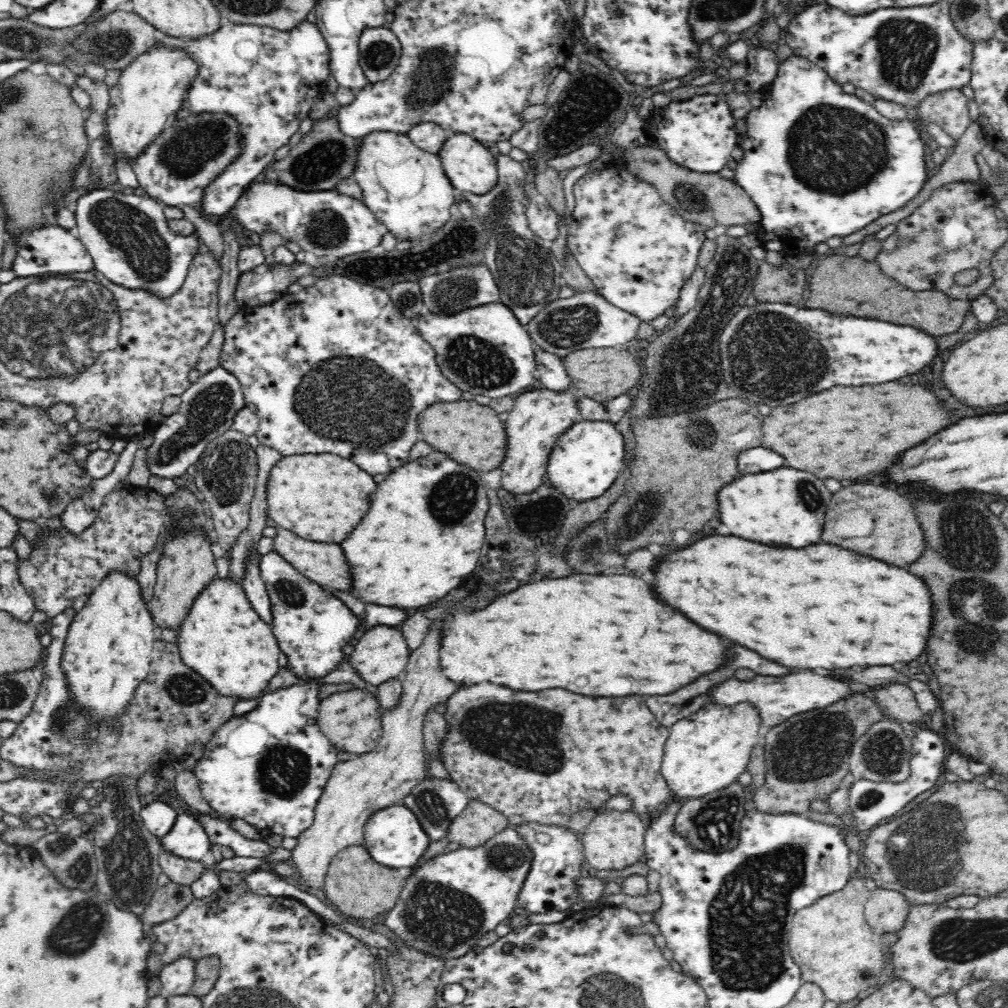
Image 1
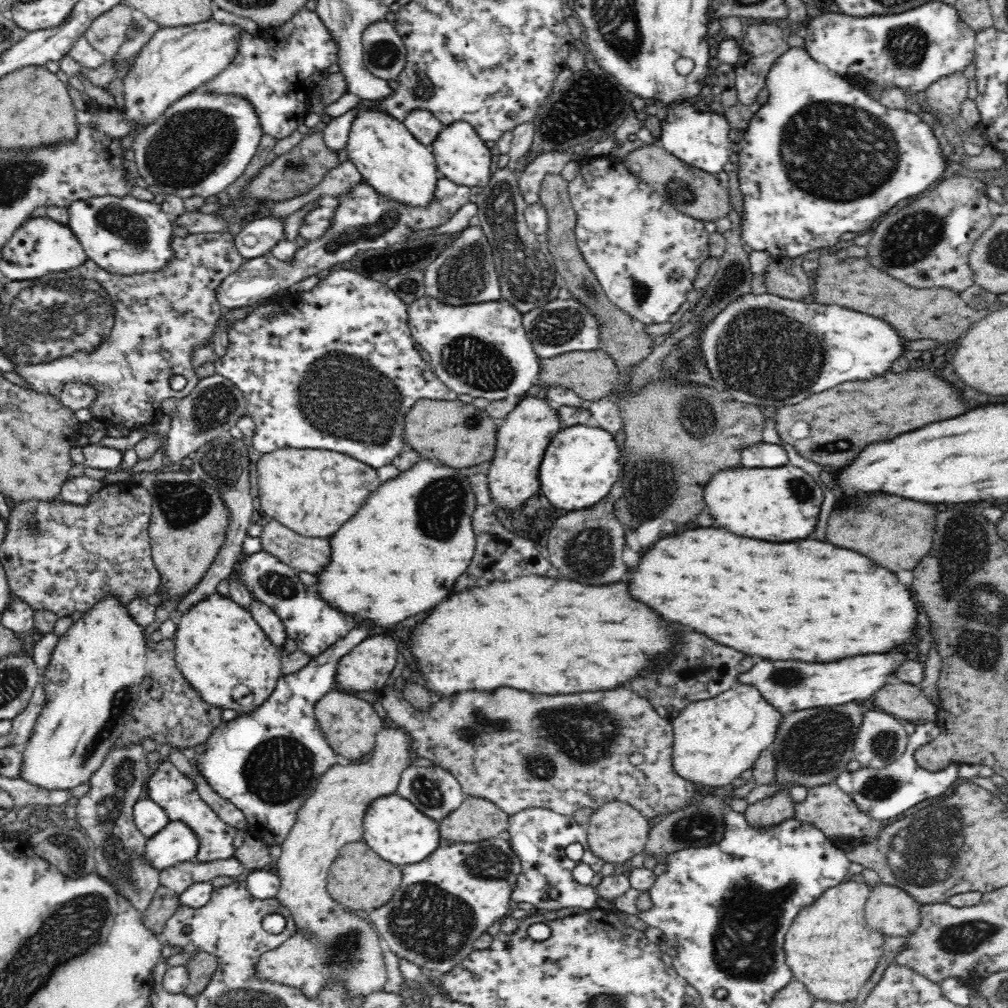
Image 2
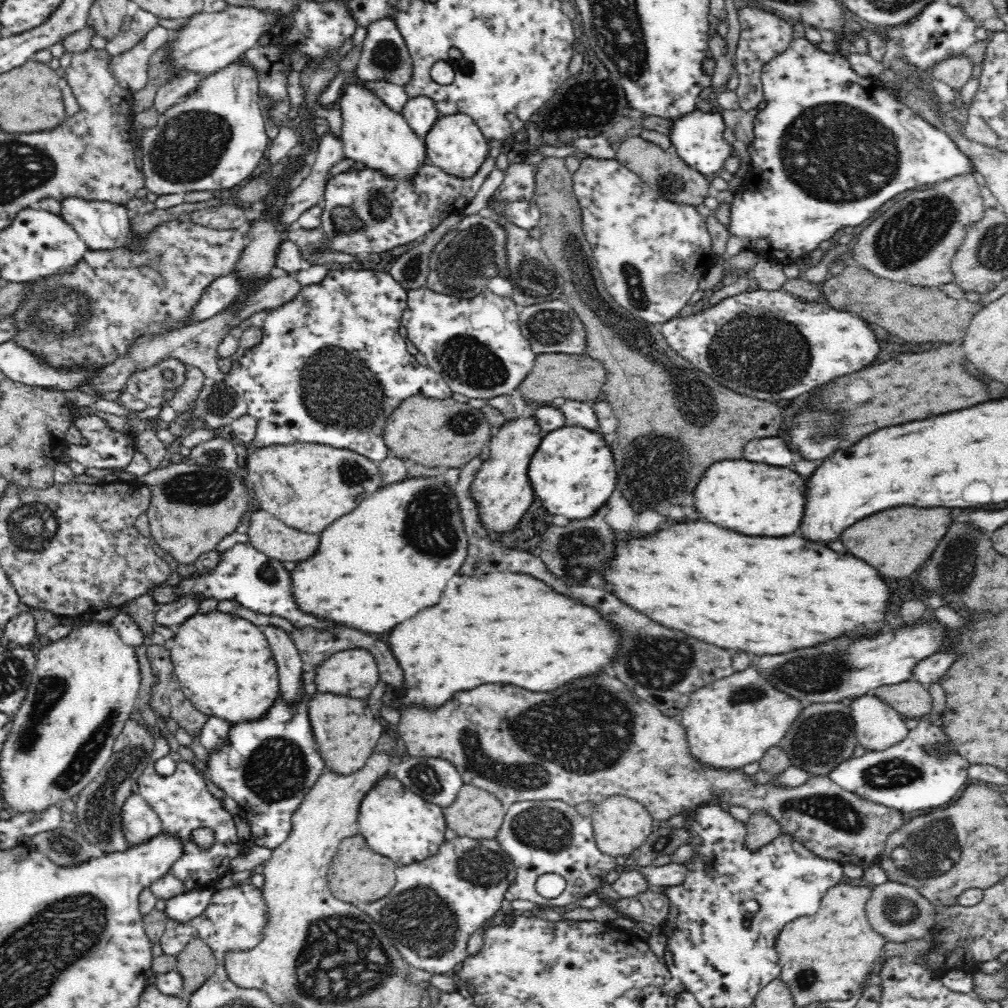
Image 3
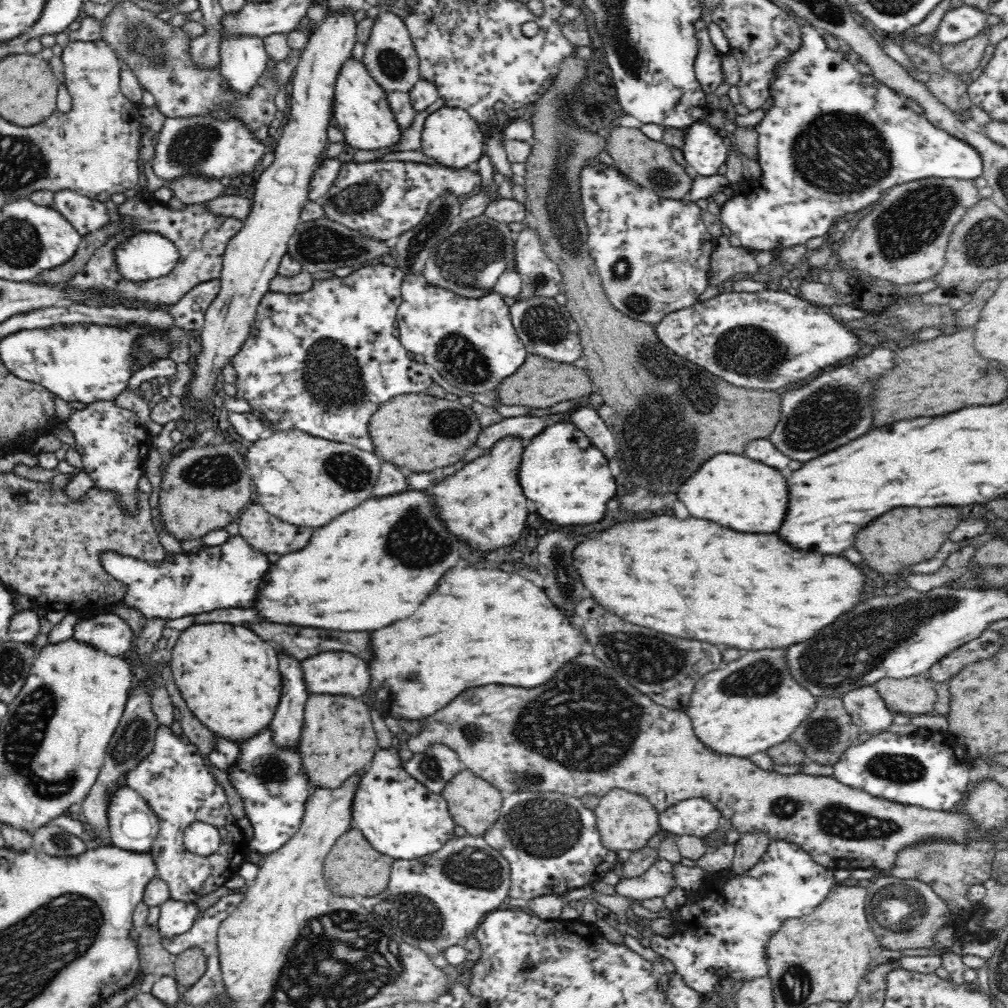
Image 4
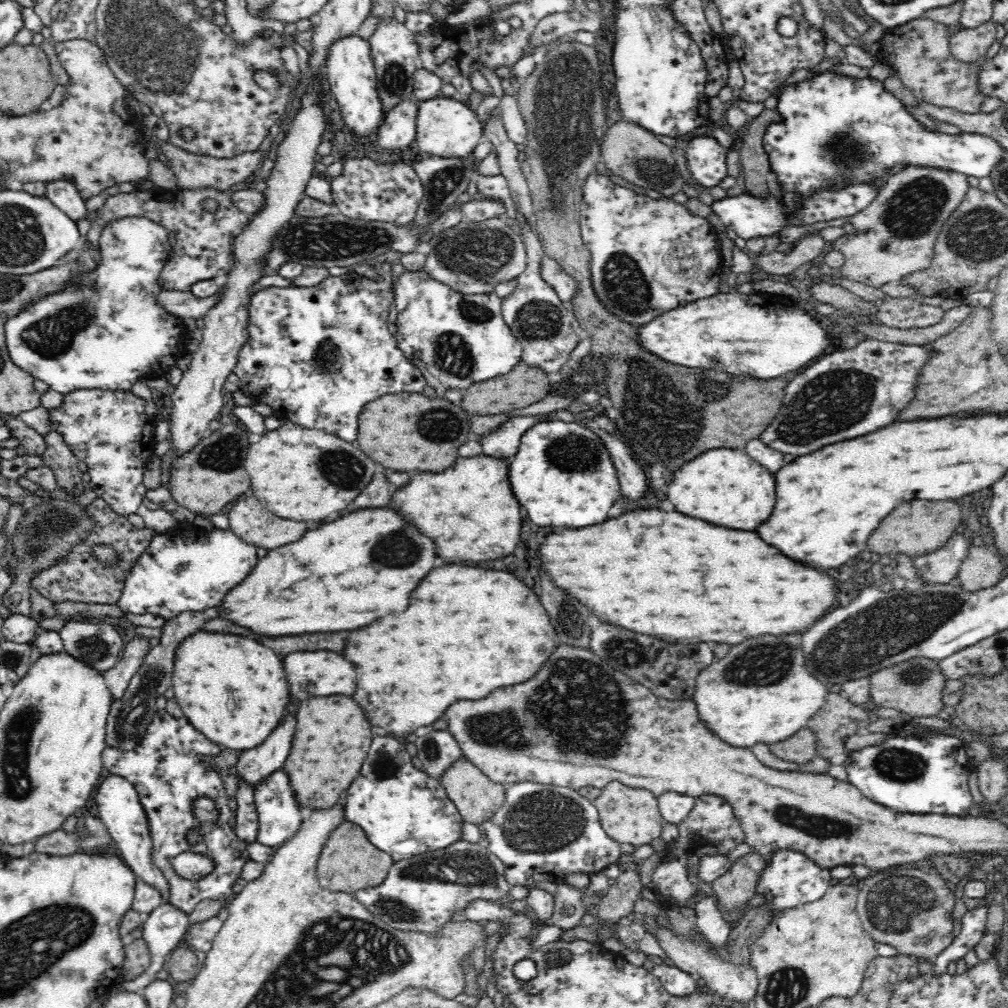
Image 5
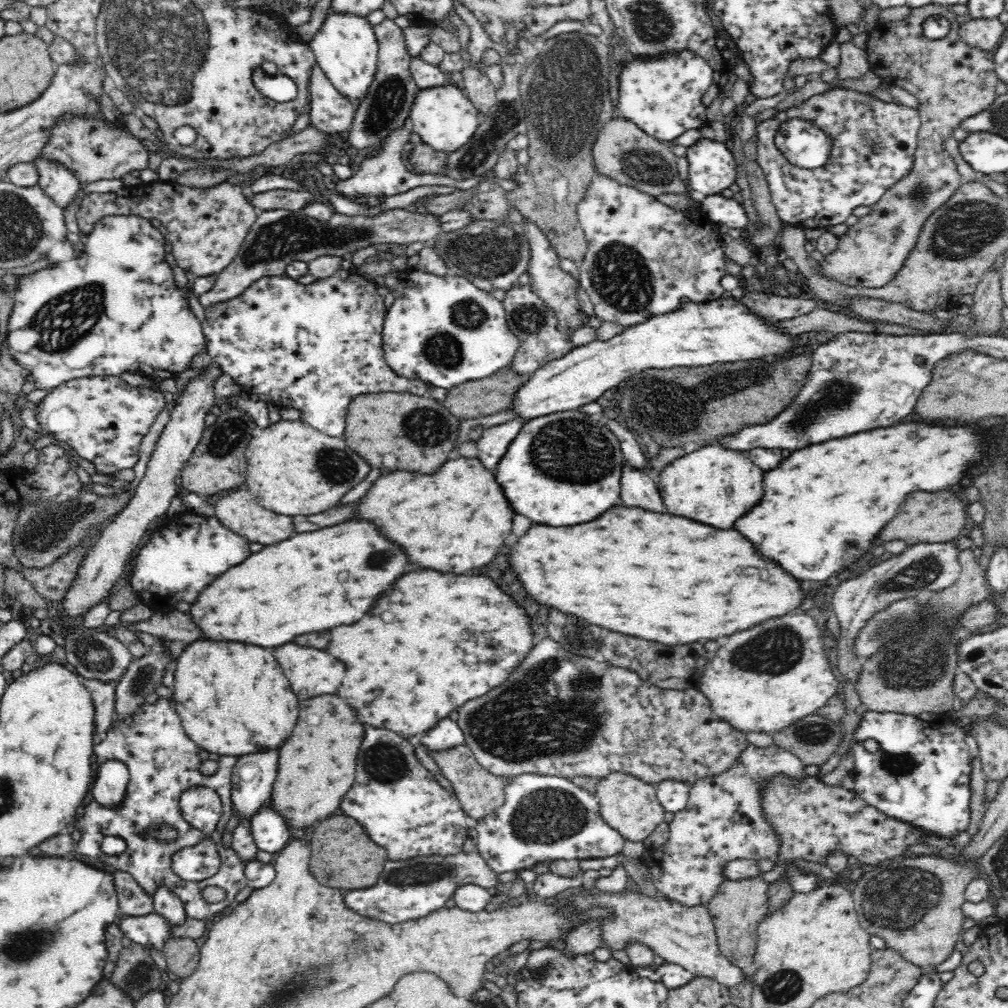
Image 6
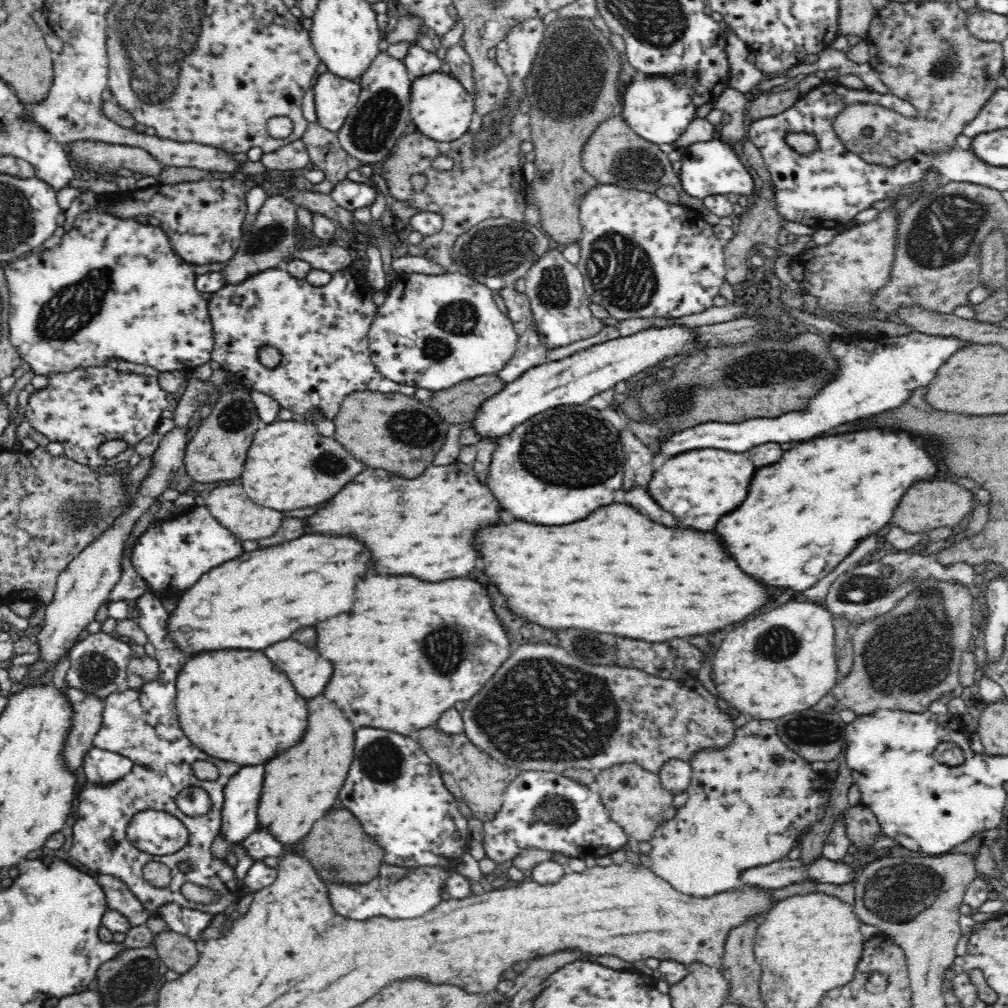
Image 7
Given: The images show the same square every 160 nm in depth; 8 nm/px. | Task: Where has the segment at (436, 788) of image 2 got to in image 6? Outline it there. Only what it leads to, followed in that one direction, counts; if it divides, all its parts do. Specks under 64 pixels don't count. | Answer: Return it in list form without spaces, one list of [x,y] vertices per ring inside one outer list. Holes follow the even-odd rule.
[[[442,720],[438,726],[434,725],[430,730],[420,733],[420,743],[428,752],[442,752],[465,744],[462,729],[457,722]]]

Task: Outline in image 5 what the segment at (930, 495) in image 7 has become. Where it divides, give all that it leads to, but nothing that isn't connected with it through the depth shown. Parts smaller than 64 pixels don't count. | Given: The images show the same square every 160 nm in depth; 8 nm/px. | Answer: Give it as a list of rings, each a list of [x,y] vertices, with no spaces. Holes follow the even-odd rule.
[[[910,500],[906,504],[900,504],[882,524],[872,532],[868,540],[868,550],[876,554],[906,554],[914,560],[917,556],[932,554],[942,548],[946,541],[954,535],[957,529],[961,529],[960,506],[952,500],[944,502],[926,502],[926,500]]]

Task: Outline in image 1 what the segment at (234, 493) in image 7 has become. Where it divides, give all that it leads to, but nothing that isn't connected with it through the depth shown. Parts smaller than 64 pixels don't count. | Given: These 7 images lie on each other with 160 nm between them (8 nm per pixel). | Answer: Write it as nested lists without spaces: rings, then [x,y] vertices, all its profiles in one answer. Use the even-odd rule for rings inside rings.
[[[277,526],[277,536],[274,537],[274,551],[285,558],[298,572],[306,576],[312,582],[320,584],[324,588],[334,588],[342,592],[350,592],[350,570],[346,564],[346,556],[338,544],[320,544],[320,542],[308,542],[300,536],[292,534],[290,530],[284,530]]]

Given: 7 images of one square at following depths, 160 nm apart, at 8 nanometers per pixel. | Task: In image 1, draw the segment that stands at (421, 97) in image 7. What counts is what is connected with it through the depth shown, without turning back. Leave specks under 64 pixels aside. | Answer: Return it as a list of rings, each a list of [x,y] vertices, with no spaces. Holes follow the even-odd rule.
[[[450,133],[438,155],[446,176],[458,193],[483,195],[490,193],[498,182],[497,159],[490,153],[486,144],[466,133]]]

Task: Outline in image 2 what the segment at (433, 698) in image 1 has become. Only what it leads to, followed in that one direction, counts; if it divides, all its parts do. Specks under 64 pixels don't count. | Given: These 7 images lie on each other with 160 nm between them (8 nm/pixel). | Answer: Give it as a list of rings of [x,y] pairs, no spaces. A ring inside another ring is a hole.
[[[388,727],[384,728],[382,732],[378,732],[370,760],[361,764],[349,763],[346,766],[336,763],[321,775],[313,793],[298,811],[297,823],[281,844],[283,851],[276,863],[277,867],[273,871],[280,877],[281,882],[275,898],[278,899],[279,904],[291,912],[294,925],[298,926],[300,930],[308,928],[312,932],[314,940],[308,940],[306,936],[302,936],[295,930],[296,936],[289,937],[286,942],[282,943],[282,946],[266,952],[260,958],[258,968],[255,970],[255,974],[259,978],[272,980],[272,982],[284,984],[286,987],[298,988],[310,999],[318,997],[322,986],[332,976],[340,976],[340,980],[346,982],[346,988],[352,997],[366,997],[382,990],[387,978],[380,938],[366,920],[350,914],[346,908],[342,908],[338,902],[334,902],[330,898],[330,893],[326,888],[326,878],[331,864],[345,844],[363,840],[363,816],[367,808],[378,797],[390,796],[397,792],[401,774],[412,765],[413,757],[415,754],[411,750],[411,737],[408,732],[401,727]]]

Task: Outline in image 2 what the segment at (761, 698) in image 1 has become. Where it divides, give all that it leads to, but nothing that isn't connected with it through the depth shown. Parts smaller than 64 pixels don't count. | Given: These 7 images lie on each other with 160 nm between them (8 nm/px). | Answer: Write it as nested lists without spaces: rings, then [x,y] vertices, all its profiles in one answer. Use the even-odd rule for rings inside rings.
[[[904,652],[870,654],[844,658],[830,664],[808,664],[798,660],[766,660],[758,662],[752,670],[738,675],[737,684],[754,685],[760,695],[782,715],[806,710],[807,708],[836,706],[852,701],[870,702],[875,692],[886,683],[893,681],[892,672],[906,660]]]

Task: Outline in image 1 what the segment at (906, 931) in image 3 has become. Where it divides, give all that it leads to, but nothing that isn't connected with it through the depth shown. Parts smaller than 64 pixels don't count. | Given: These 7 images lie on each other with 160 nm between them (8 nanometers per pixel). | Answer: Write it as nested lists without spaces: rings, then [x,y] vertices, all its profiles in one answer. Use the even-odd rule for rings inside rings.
[[[877,887],[866,901],[866,920],[876,934],[896,933],[906,923],[911,904],[906,897],[894,891]]]

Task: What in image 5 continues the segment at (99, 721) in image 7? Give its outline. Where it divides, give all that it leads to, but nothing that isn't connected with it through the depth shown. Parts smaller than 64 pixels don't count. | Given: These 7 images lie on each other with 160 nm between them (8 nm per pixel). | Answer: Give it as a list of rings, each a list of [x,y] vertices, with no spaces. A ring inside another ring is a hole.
[[[135,634],[121,652],[119,661],[105,671],[105,681],[112,696],[119,699],[126,692],[130,679],[135,675],[144,657],[152,648],[149,637]]]

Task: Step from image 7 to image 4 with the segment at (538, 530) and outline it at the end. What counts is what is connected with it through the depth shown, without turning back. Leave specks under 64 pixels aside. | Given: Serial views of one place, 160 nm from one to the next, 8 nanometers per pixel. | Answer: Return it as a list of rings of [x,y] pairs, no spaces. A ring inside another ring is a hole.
[[[676,516],[622,522],[600,534],[600,538],[586,538],[574,550],[574,568],[602,606],[632,624],[678,638],[744,650],[786,648],[810,640],[860,604],[866,580],[862,570],[842,556],[802,552],[776,534],[734,532],[710,520],[680,520]]]

